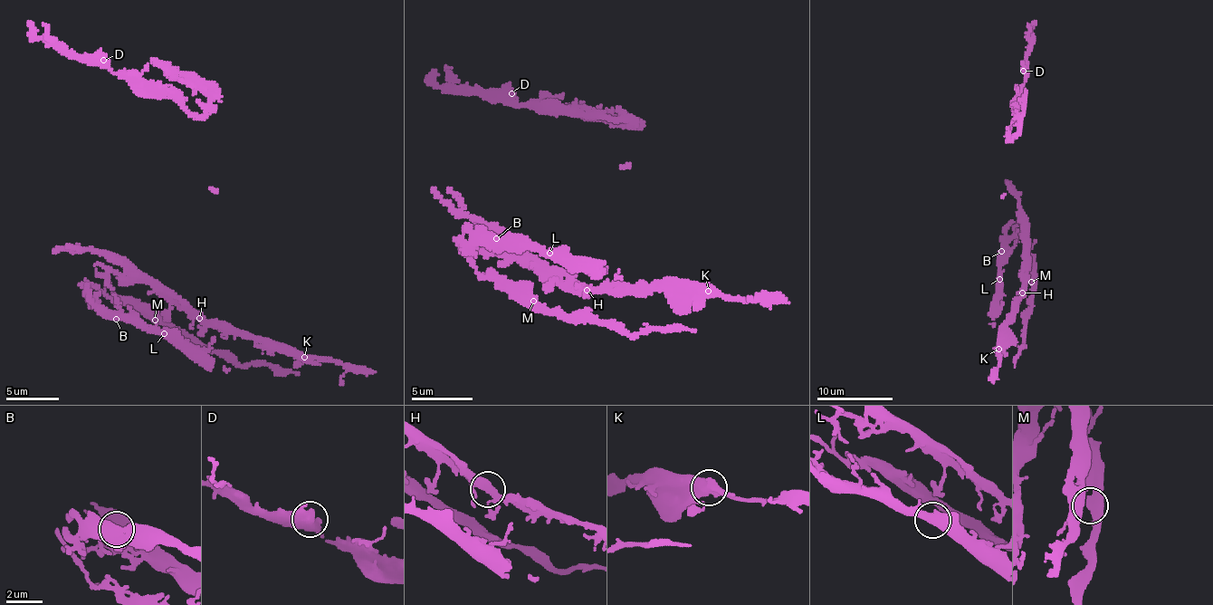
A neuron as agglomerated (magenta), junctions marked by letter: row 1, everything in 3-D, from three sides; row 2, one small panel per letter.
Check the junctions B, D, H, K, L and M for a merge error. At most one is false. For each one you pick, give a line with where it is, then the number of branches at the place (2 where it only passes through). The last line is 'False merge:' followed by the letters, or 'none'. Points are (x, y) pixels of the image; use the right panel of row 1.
False merge: none

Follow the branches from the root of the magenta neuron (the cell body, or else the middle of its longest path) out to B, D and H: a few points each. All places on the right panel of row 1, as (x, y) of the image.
B: (1018, 215), (1021, 233), (1026, 228), (1025, 234), (1008, 250), (1001, 251)
D: (1018, 215), (1020, 203), (1008, 183), (1015, 97), (1024, 81), (1023, 71)
H: (1018, 215), (1024, 242), (1022, 292)

